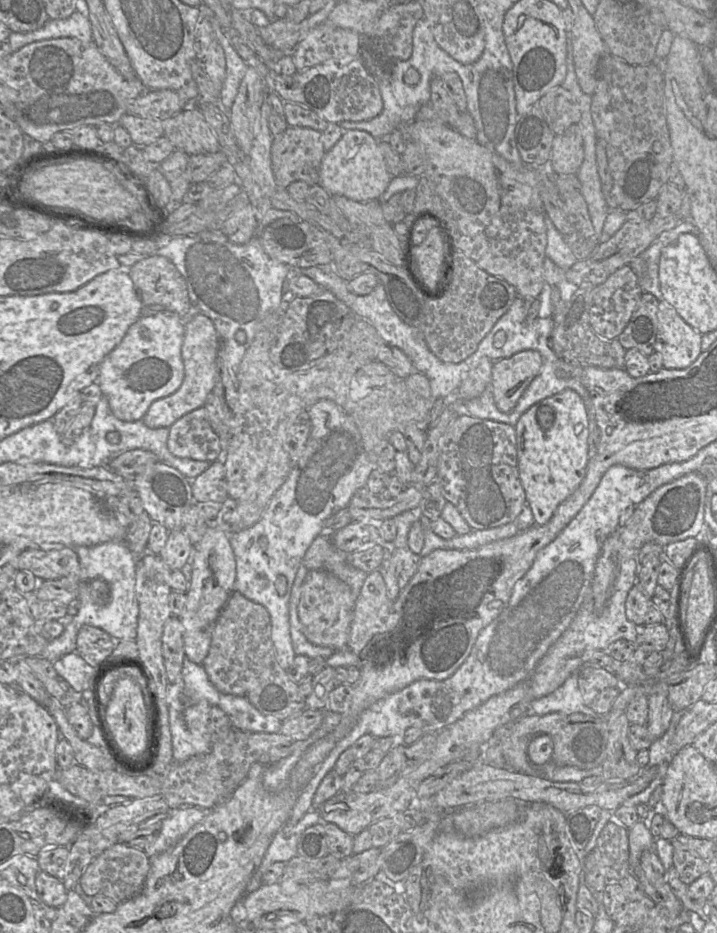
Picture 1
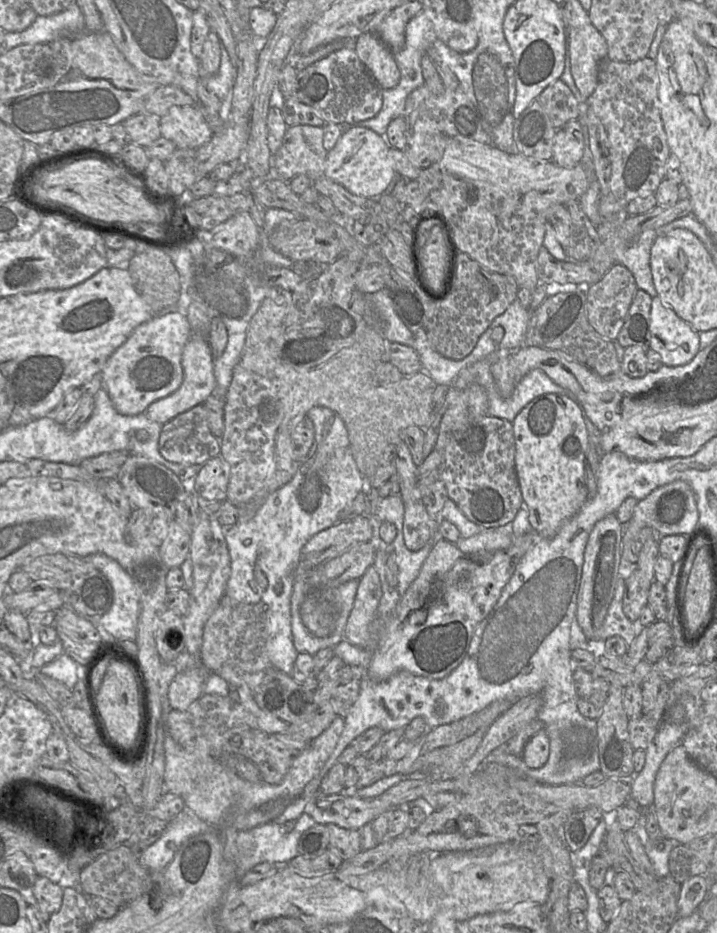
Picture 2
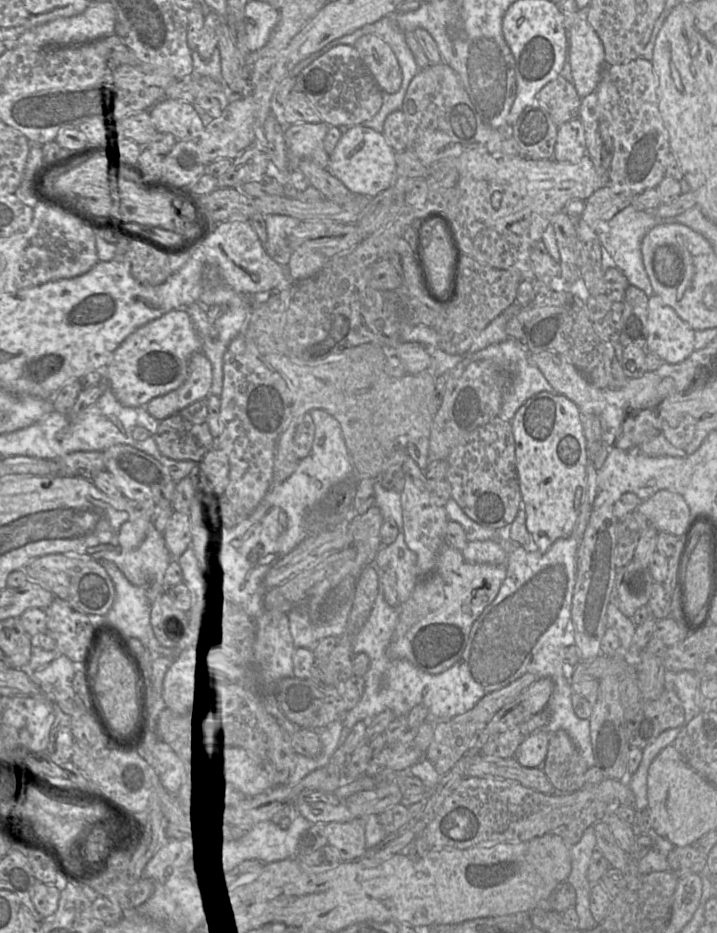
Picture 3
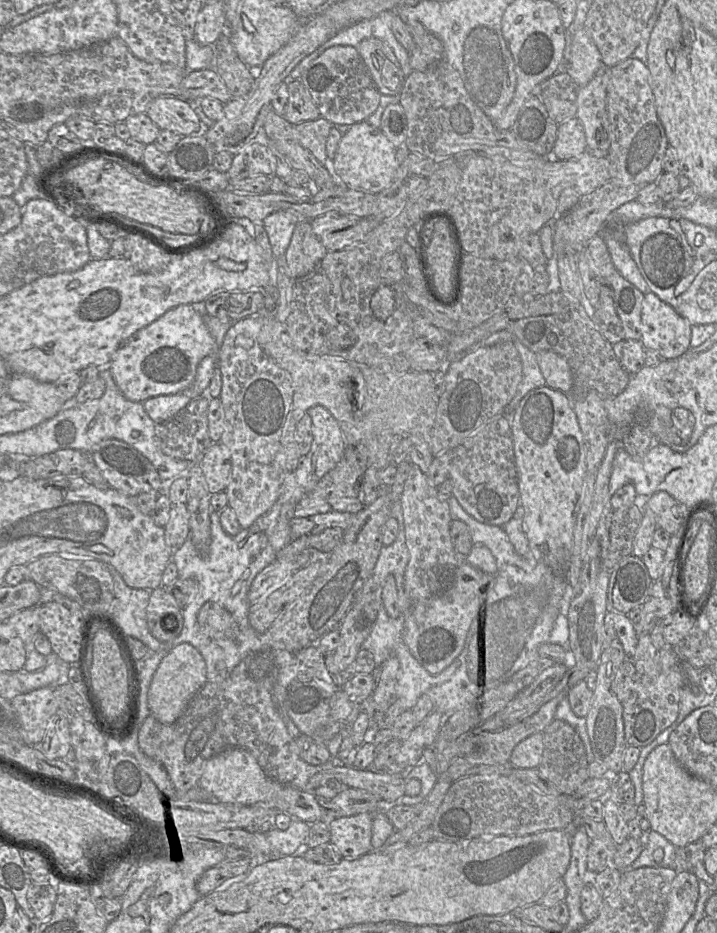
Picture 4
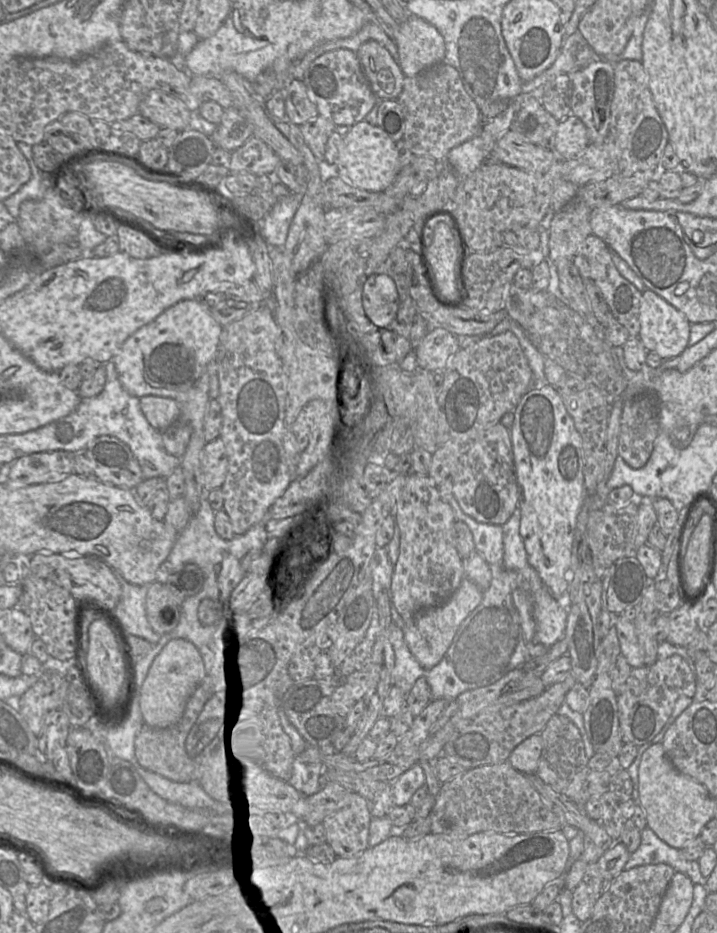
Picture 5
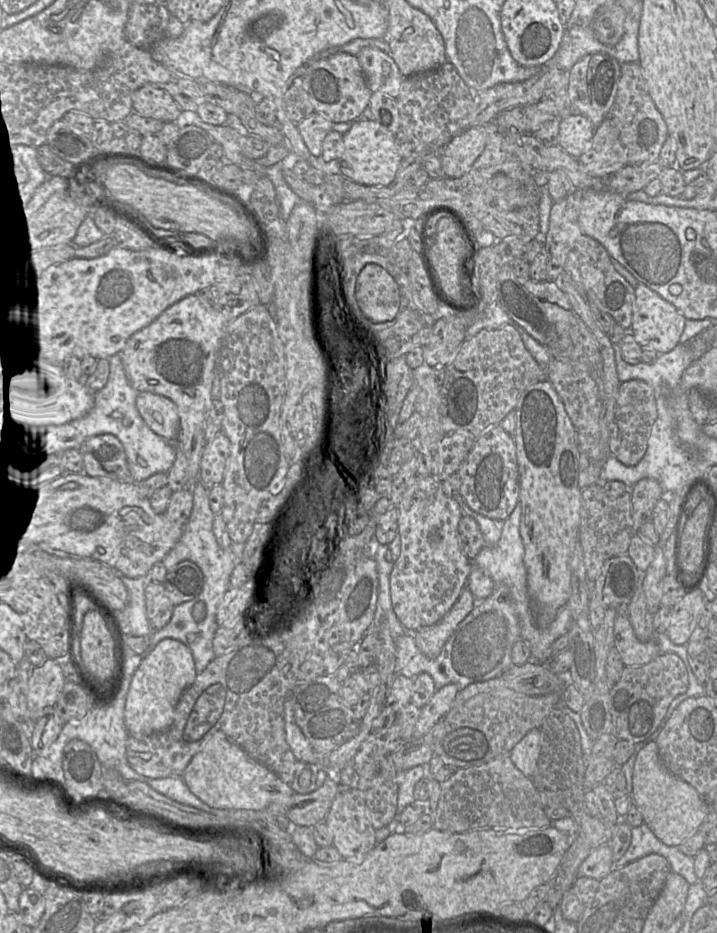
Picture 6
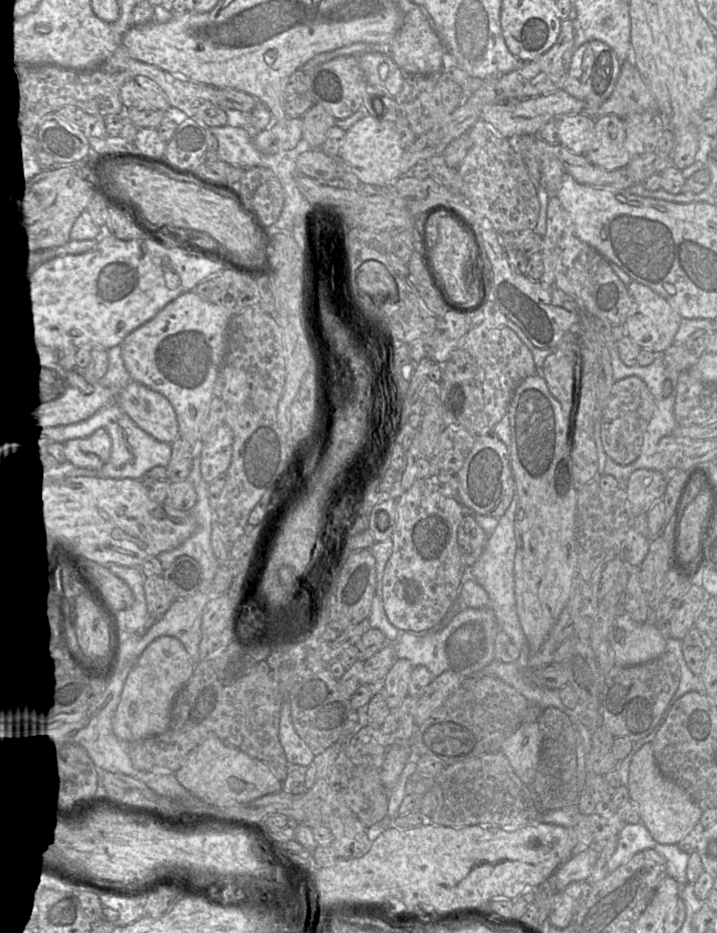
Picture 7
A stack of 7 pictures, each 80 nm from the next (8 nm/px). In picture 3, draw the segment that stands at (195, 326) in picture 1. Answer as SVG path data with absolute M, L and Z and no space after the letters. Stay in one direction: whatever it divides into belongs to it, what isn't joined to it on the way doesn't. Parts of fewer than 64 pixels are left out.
M203 352L194 353L189 361L189 374L176 390L153 398L145 409L156 420L162 421L194 402L207 399L213 379L212 363Z

